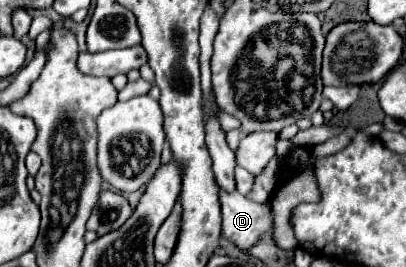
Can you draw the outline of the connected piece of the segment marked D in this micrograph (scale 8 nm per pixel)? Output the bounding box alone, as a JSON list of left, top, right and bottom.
[220,192,274,250]

